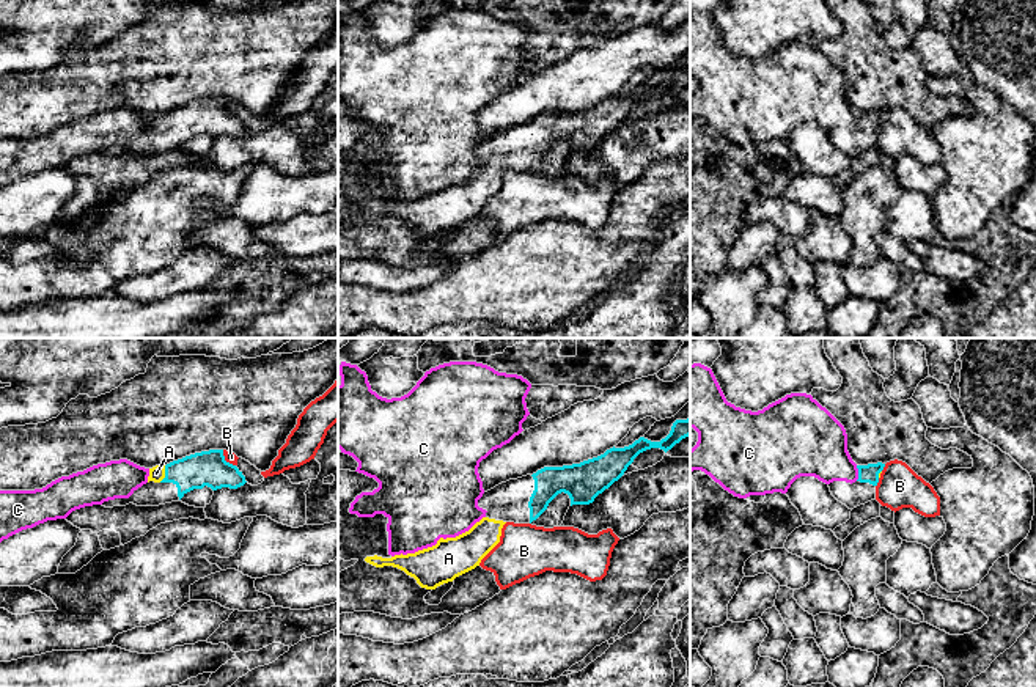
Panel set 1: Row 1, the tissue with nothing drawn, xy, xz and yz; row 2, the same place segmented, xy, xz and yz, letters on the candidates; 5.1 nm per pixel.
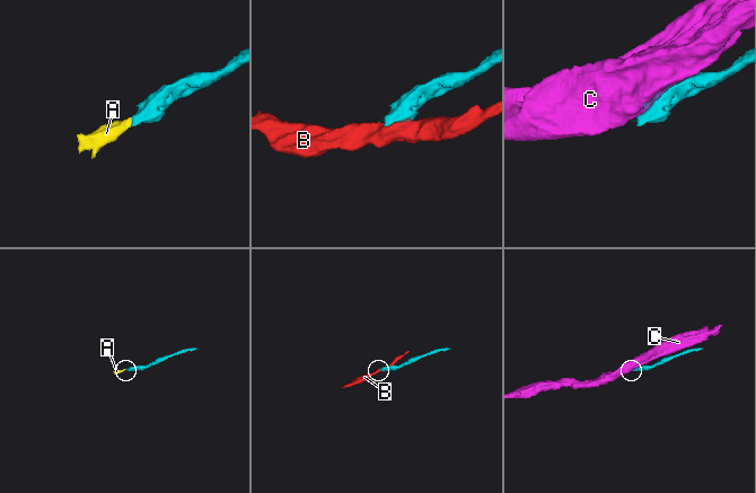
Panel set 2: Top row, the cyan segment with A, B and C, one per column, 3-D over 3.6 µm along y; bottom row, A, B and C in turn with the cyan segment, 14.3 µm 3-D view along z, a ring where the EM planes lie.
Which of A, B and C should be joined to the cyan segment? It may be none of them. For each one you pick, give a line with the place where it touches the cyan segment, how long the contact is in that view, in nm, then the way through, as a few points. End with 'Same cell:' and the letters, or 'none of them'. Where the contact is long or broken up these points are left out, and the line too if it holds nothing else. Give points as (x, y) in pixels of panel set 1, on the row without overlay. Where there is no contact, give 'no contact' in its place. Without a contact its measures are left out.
A: contact xy (165, 121); length 90 nm; way xy (209, 117), (165, 121), (156, 121)
Same cell: A

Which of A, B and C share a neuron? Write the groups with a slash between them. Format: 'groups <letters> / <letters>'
groups A / B / C

